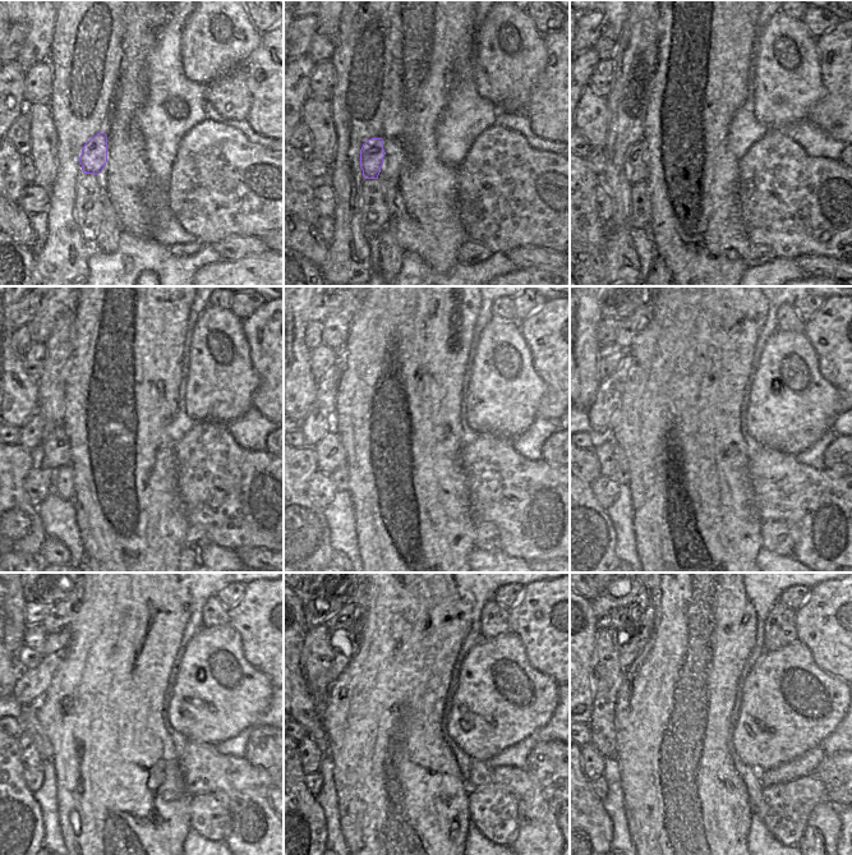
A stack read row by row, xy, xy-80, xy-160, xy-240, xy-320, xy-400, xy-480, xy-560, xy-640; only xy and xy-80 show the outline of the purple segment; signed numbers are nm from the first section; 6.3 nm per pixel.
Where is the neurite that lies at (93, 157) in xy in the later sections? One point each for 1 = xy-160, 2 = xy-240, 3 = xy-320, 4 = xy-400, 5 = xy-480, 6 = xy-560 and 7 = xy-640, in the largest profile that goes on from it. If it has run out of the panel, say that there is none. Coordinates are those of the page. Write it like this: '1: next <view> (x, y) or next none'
1: next xy-160 (634, 169)
2: next xy-240 (53, 453)
3: next xy-320 (330, 453)
4: next xy-400 (603, 449)
5: next xy-480 (30, 757)
6: next xy-560 (311, 753)
7: next xy-640 (595, 763)

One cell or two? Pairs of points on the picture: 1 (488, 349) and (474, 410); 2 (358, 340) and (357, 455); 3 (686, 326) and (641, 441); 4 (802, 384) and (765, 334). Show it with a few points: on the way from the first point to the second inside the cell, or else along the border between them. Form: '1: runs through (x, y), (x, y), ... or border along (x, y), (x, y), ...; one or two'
1: runs through (488, 364), (488, 395); one
2: runs through (359, 368), (359, 427); one
3: runs through (686, 354), (686, 396), (669, 413); one
4: border along (775, 329), (761, 352), (758, 366); two

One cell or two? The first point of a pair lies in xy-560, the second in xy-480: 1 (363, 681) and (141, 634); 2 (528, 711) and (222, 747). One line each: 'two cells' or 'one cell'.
1: one cell
2: two cells

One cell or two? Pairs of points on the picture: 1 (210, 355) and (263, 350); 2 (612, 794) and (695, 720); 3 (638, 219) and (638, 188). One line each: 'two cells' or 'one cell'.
1: two cells
2: two cells
3: one cell

